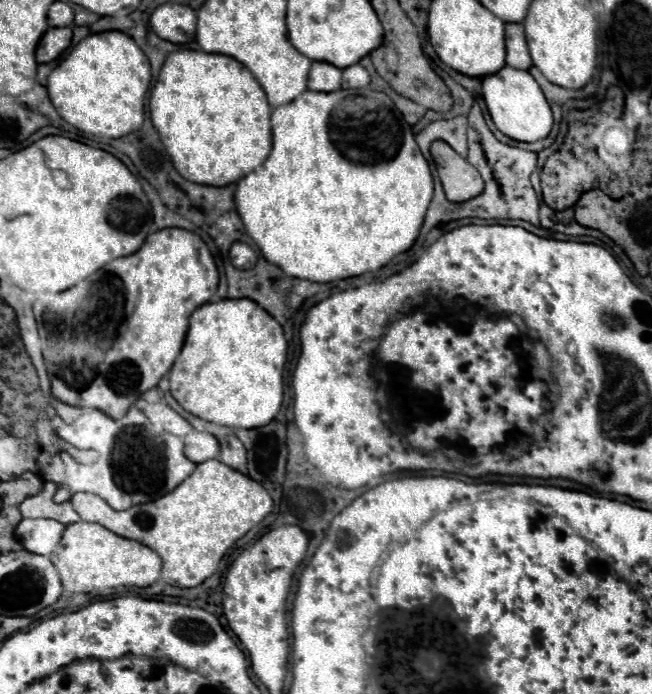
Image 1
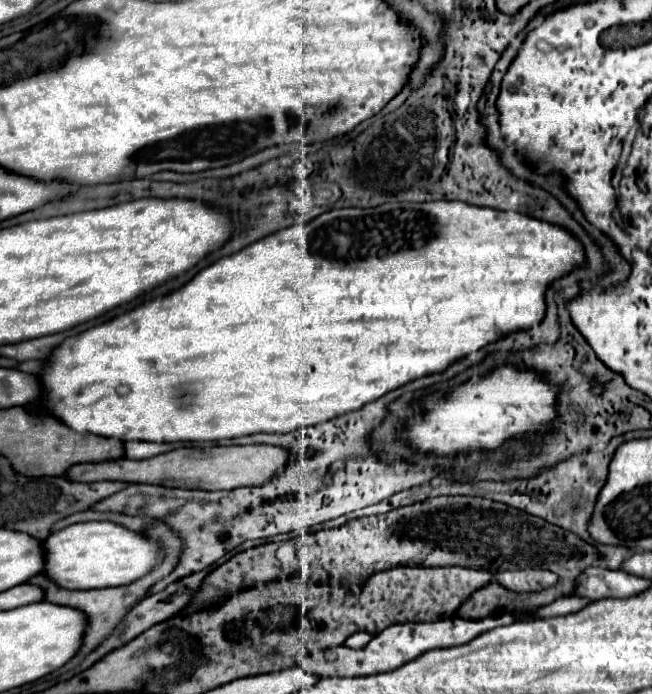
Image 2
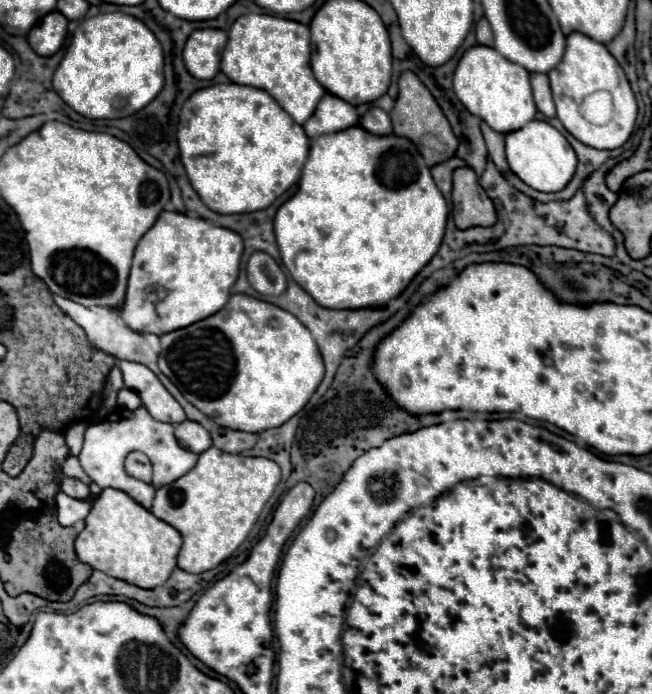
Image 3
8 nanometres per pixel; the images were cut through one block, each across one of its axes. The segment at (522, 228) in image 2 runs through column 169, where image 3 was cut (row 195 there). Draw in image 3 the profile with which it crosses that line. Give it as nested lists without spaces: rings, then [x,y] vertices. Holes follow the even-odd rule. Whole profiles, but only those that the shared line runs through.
[[[354,126],[340,134],[310,140],[308,160],[298,182],[298,192],[274,216],[274,234],[280,258],[290,276],[320,302],[342,310],[360,306],[386,306],[396,300],[416,274],[438,252],[446,230],[448,206],[436,188],[416,146],[394,134],[374,136]]]

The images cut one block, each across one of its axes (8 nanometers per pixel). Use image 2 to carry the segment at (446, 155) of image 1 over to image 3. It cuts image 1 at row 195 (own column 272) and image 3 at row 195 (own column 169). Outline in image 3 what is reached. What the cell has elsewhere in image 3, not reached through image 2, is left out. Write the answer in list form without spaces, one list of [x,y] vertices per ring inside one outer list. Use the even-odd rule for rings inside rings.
[[[456,168],[452,174],[452,216],[458,230],[474,226],[494,226],[496,210],[484,188],[478,184],[478,176],[472,168]]]

